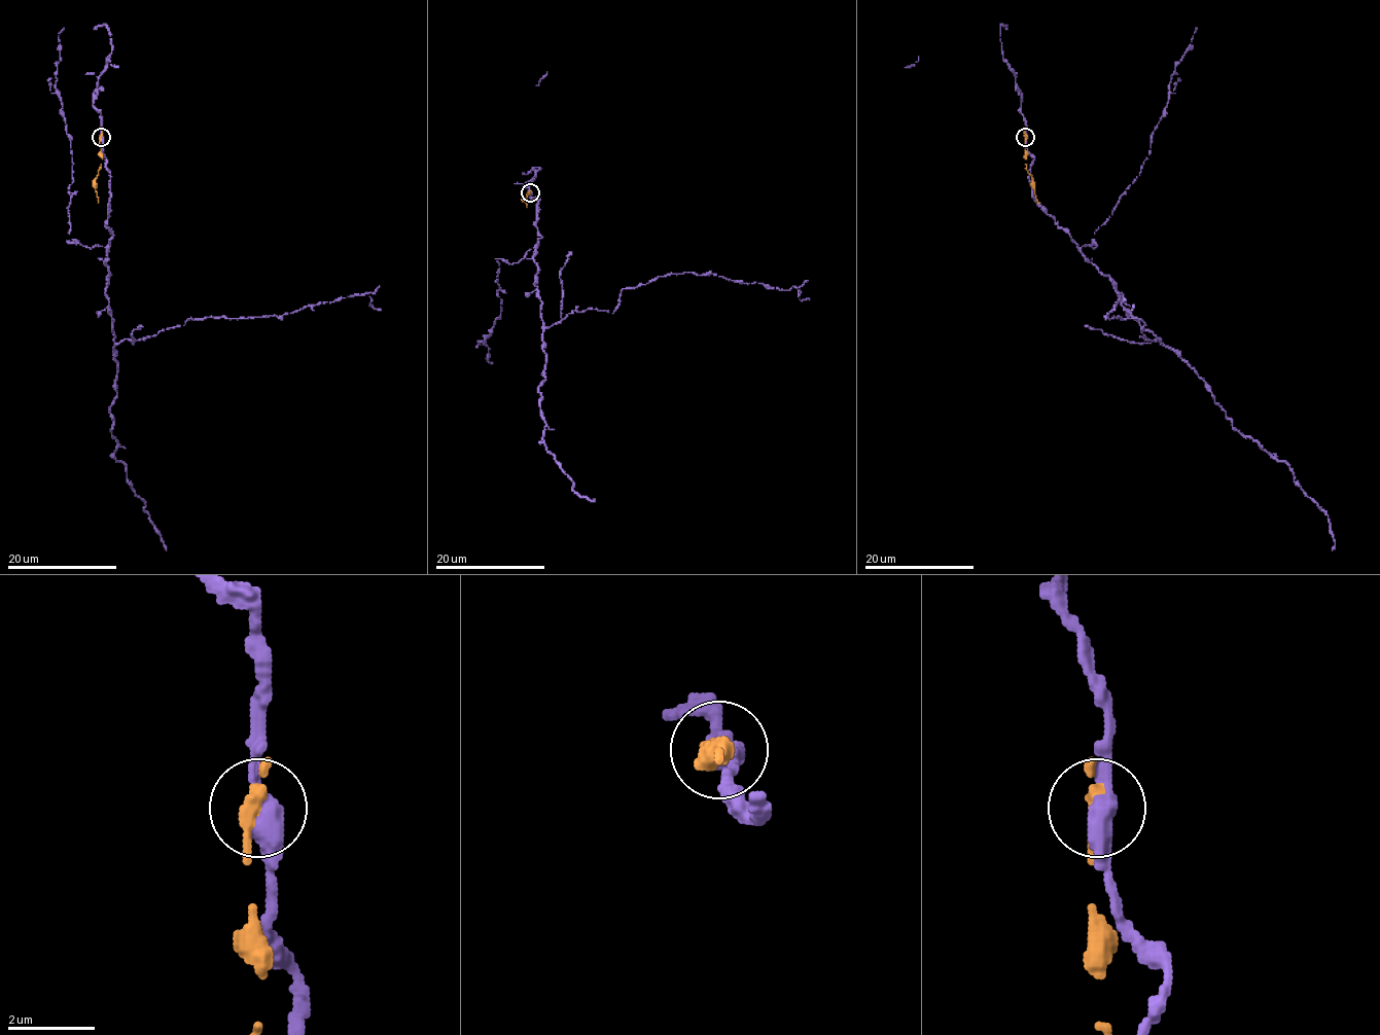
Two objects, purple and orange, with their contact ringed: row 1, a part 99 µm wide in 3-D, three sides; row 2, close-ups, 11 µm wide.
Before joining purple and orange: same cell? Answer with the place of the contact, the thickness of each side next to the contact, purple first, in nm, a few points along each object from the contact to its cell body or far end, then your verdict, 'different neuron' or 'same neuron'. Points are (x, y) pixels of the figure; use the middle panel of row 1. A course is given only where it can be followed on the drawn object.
place (530, 192); calibres 400 and 420 nm; course purple (529, 191), (544, 328), (574, 311), (612, 313), (624, 288), (671, 274), (794, 286), (809, 299); course orange (529, 191), (524, 200), (527, 207); different neuron

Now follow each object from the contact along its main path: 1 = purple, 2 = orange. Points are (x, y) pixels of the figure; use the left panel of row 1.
1: (101, 138), (113, 235), (105, 295), (115, 343), (189, 318), (281, 317), (352, 295), (368, 293), (381, 310)
2: (101, 137), (101, 164), (95, 179), (98, 203)

